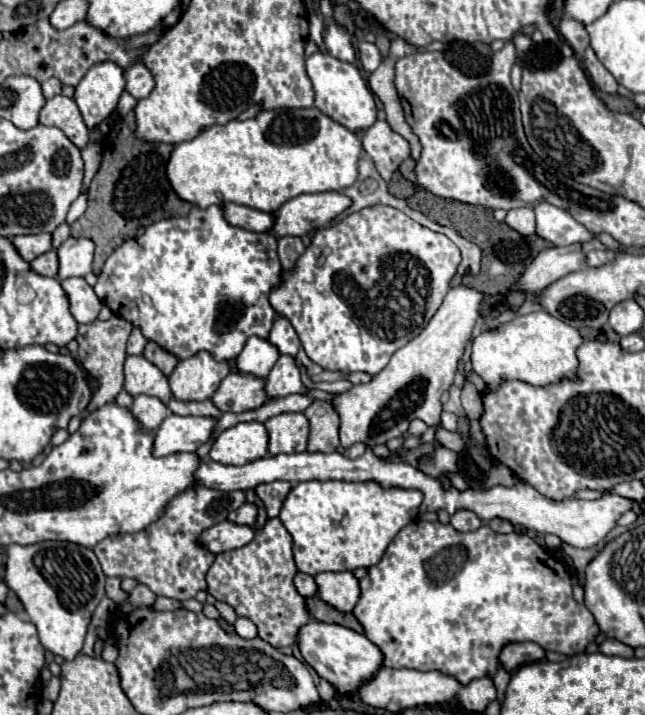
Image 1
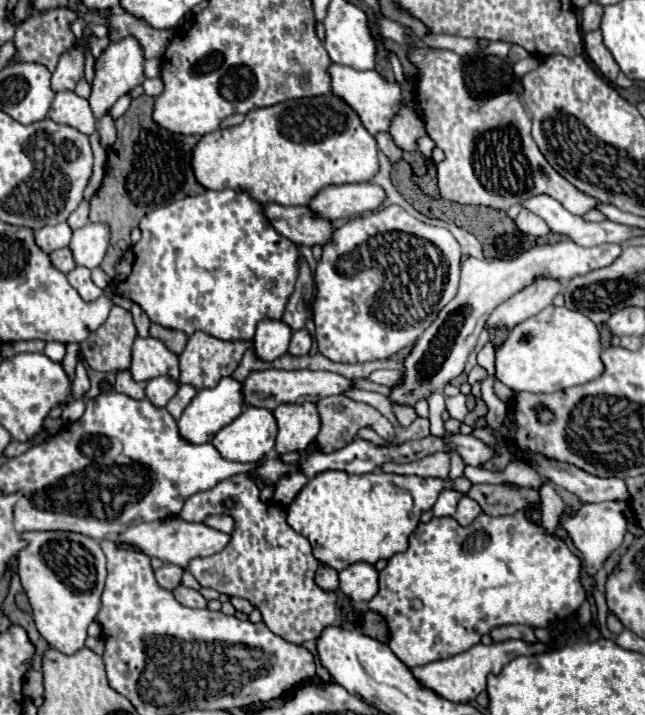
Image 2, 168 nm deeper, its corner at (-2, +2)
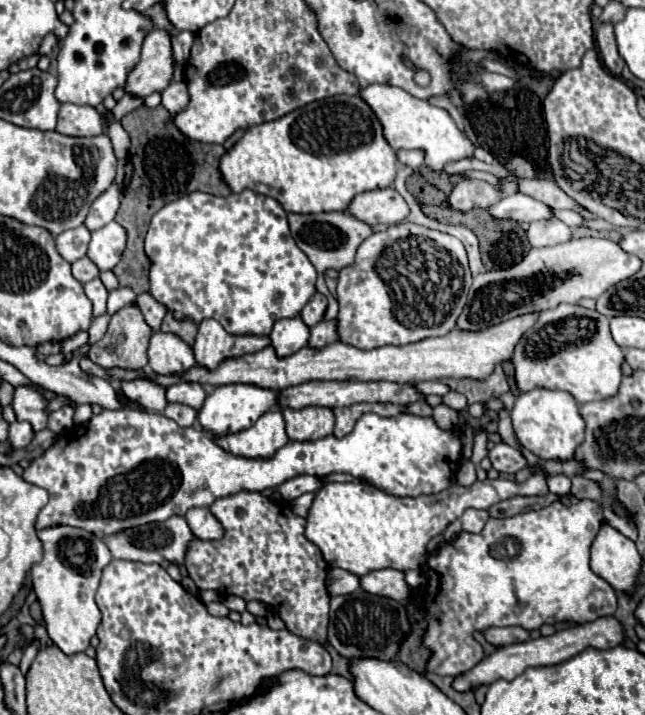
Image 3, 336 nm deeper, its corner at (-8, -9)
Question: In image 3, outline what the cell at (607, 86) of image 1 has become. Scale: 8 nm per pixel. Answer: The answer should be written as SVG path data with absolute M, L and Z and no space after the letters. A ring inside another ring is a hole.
M600 23L596 27L596 43L598 43L598 51L600 51L602 61L608 67L608 71L620 77L620 73L624 69L624 59L618 53L618 45L616 45L614 25L612 23Z

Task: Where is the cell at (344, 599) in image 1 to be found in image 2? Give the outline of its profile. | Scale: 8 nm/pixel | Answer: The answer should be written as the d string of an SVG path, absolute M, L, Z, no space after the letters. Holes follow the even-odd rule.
M352 564L338 572L340 592L354 604L368 602L378 592L378 572L372 564Z

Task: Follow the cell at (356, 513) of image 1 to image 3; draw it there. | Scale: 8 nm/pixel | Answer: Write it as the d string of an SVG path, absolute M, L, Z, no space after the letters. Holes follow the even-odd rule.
M568 459L568 461L544 461L540 471L536 471L532 477L528 477L524 483L518 481L510 481L510 479L494 479L494 481L476 481L472 487L462 487L462 485L452 485L448 489L448 499L446 493L440 495L420 495L420 497L394 497L388 495L372 485L366 483L328 483L324 487L320 487L320 491L314 497L314 503L308 511L308 525L306 525L306 537L318 545L318 549L324 555L324 561L330 567L340 567L346 569L354 575L366 575L370 571L378 571L378 569L400 569L400 571L408 571L408 569L420 569L426 563L426 545L432 537L440 535L452 521L460 519L460 515L464 513L464 509L490 509L494 503L500 503L504 499L522 495L522 497L530 497L530 495L546 495L548 493L548 485L546 479L550 475L566 475L566 477L574 477L574 475L582 475L586 471L584 463L578 459Z

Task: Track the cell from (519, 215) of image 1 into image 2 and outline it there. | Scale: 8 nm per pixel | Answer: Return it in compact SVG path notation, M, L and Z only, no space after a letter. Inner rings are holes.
M526 208L520 210L520 214L518 214L518 218L516 218L514 222L516 222L516 226L518 226L524 234L528 234L528 236L540 238L540 236L546 236L546 234L550 232L548 224L546 224L540 216L536 216L534 212L528 212Z

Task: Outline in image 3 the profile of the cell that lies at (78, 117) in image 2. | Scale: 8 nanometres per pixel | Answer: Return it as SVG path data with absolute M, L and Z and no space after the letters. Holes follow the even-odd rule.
M64 103L58 113L58 133L70 137L92 137L104 131L100 113L90 105Z

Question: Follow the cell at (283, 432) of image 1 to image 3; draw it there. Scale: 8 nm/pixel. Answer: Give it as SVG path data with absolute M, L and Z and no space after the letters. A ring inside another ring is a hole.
M302 407L302 409L282 409L286 419L286 433L294 441L320 439L332 435L334 413L328 407Z

